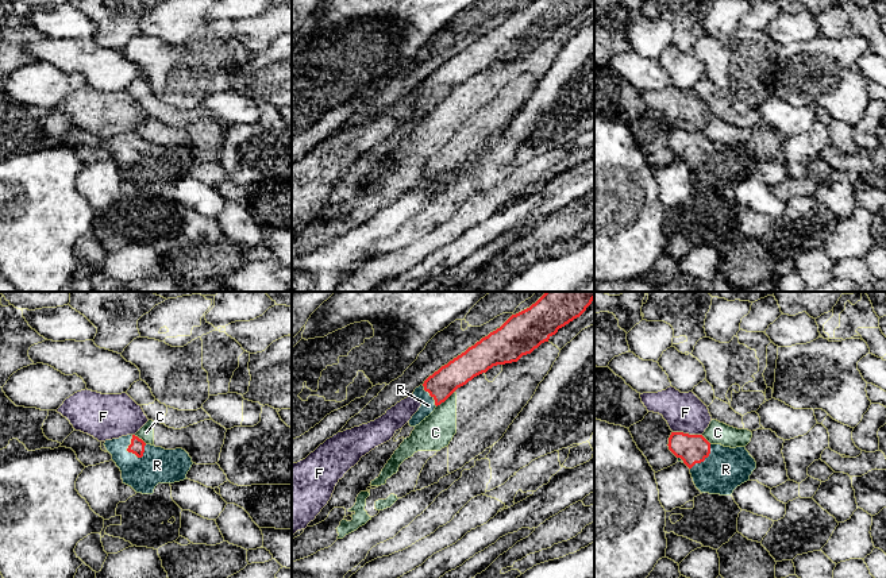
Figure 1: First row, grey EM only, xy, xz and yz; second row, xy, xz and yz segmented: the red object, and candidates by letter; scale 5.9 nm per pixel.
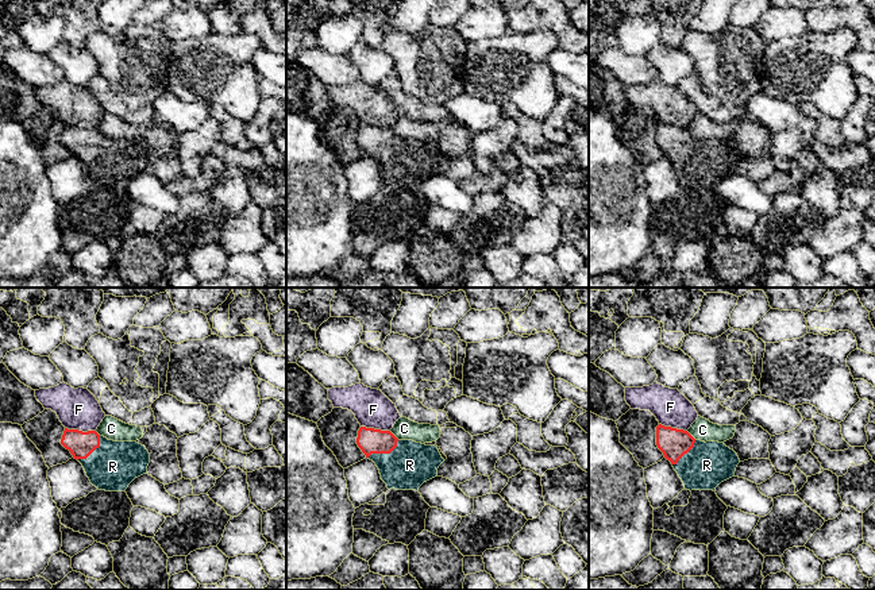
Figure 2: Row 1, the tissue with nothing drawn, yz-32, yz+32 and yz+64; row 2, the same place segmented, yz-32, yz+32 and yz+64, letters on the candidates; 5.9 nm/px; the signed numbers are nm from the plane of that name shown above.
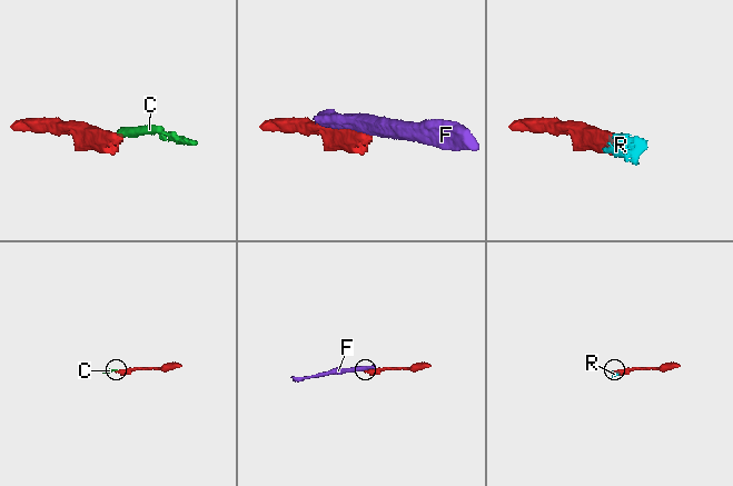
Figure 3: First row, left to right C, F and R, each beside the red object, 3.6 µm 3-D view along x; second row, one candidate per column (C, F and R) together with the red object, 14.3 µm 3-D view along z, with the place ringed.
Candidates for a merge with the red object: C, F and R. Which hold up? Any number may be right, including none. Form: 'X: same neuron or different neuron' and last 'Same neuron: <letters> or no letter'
C: different neuron
F: different neuron
R: same neuron
Same neuron: R

